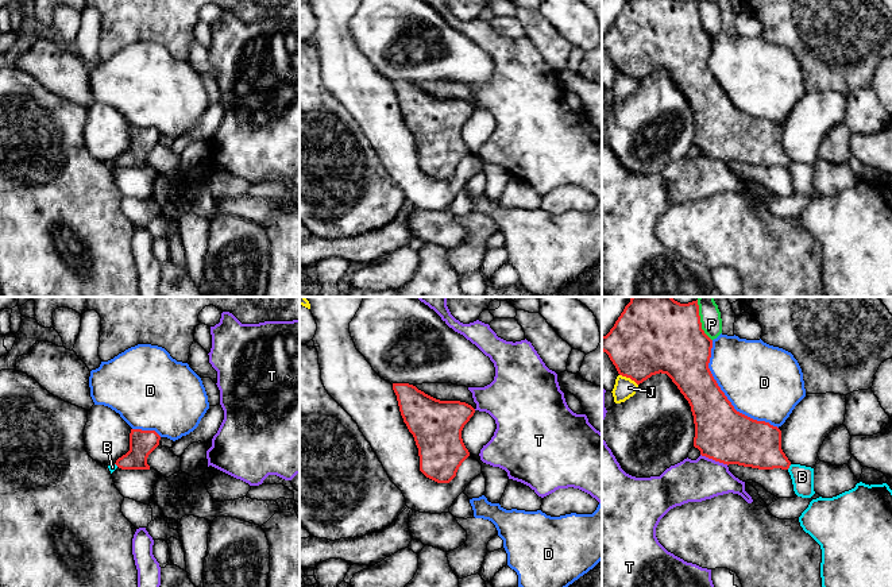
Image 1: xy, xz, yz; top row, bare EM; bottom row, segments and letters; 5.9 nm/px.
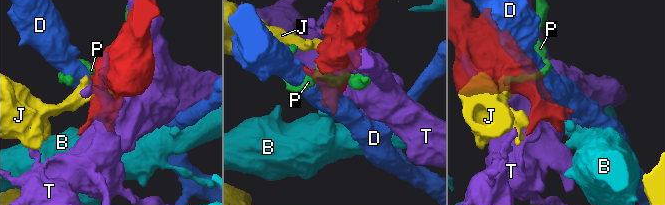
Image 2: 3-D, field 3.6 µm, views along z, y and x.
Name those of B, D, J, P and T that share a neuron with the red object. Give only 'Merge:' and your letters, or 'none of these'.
Merge: none of these

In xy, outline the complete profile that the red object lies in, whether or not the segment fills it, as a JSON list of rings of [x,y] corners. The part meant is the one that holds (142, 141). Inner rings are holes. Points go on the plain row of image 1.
[[[131,127],[130,148],[115,162],[121,167],[150,167],[147,155],[159,143],[159,138],[155,128]]]

